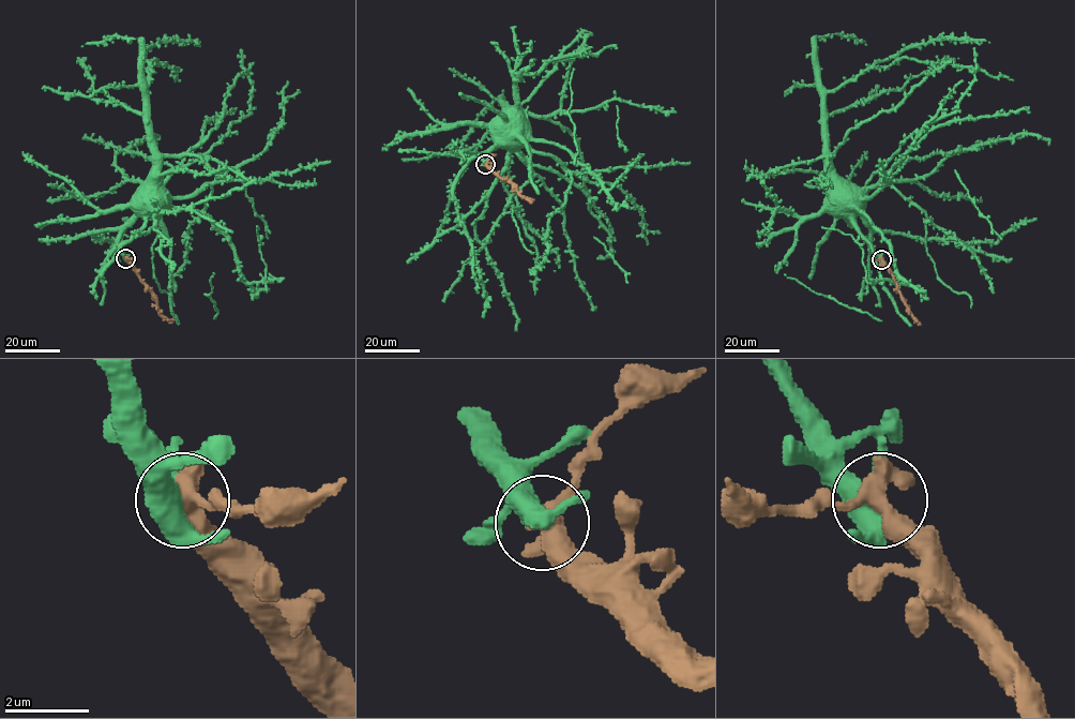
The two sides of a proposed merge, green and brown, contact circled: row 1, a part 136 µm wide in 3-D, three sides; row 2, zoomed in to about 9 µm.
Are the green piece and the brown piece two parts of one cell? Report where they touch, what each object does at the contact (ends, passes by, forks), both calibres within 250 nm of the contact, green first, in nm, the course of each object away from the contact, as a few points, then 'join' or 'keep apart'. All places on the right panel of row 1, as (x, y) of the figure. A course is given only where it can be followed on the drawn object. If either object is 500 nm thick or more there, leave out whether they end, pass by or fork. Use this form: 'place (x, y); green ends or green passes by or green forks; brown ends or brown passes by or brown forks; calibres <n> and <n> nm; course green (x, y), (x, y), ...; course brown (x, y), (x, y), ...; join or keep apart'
place (881, 259); calibres 400 and 500 nm; course green (881, 259), (860, 214), (859, 190), (845, 181), (837, 183); course brown (881, 259), (893, 275), (908, 311), (920, 321); join

